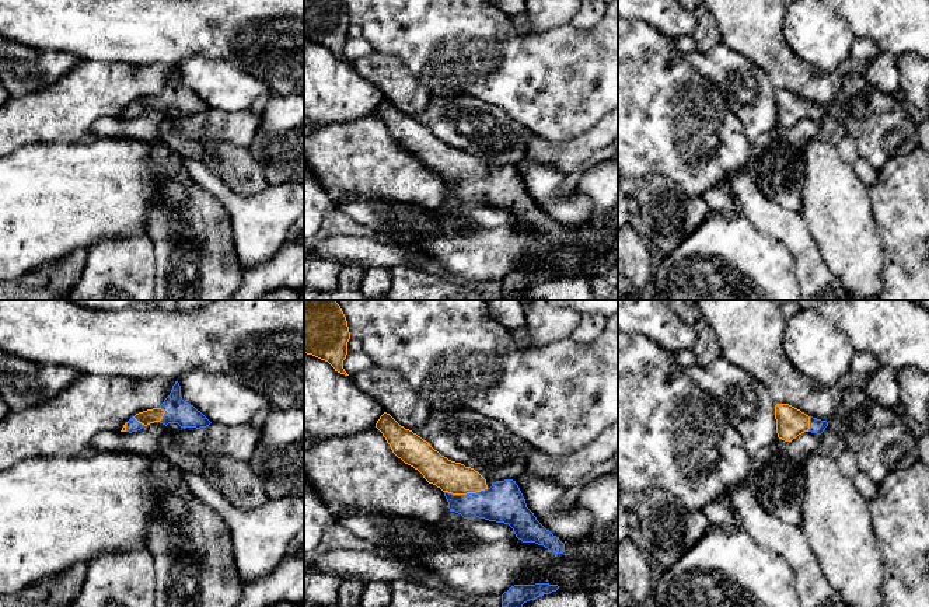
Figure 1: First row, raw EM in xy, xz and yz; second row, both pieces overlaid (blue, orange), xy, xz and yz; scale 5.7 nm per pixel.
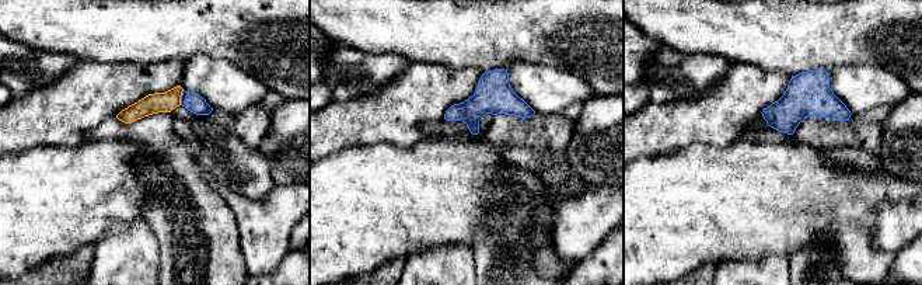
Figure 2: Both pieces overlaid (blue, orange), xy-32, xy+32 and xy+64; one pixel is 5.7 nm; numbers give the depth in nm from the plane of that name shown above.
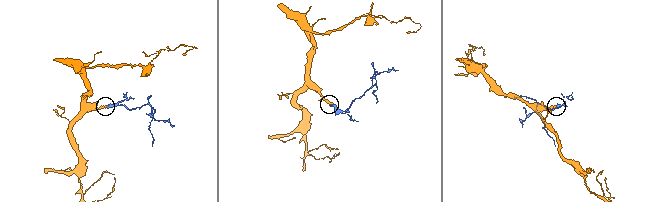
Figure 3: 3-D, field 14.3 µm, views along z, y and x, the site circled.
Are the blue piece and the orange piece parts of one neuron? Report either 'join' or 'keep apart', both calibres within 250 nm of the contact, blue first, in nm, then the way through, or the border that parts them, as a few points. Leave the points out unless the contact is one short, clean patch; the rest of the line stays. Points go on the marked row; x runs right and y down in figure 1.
join; calibres 240 and 180 nm; way xz (503, 502), (481, 502), (467, 494), (451, 477)

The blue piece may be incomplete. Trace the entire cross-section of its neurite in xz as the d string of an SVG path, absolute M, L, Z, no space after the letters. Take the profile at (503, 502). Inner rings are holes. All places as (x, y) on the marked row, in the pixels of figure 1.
M387 412L380 416L376 428L398 458L444 492L450 512L464 519L479 517L509 524L523 543L544 545L552 554L565 552L565 544L559 537L546 530L527 507L516 481L496 481L489 488L478 471L441 456Z

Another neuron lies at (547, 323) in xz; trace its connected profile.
M520 300L524 307L525 327L530 332L528 348L539 348L569 338L579 327L582 315L548 300Z

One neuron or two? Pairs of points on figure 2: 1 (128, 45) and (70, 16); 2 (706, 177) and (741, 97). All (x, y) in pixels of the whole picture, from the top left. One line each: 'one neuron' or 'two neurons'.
1: one neuron
2: two neurons

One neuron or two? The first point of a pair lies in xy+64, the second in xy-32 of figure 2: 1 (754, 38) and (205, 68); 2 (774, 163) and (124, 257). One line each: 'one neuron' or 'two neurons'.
1: two neurons
2: two neurons

